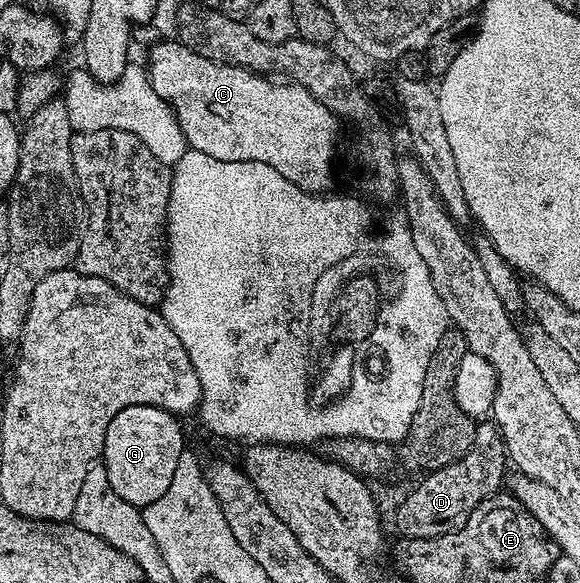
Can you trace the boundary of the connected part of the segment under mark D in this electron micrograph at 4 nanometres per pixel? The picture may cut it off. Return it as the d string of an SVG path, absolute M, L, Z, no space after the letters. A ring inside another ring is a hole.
M484 419L479 422L476 426L476 434L472 437L472 446L466 451L466 455L462 455L454 463L445 465L443 469L438 469L429 472L427 476L423 478L420 482L420 486L401 503L396 509L396 525L400 528L398 531L400 537L437 537L443 533L453 533L456 529L461 529L466 523L466 519L474 511L474 507L478 507L480 501L484 501L486 498L491 497L493 493L497 492L501 488L500 480L504 477L504 465L506 466L506 450L504 448L504 439L500 436L500 428L494 424L491 420Z

